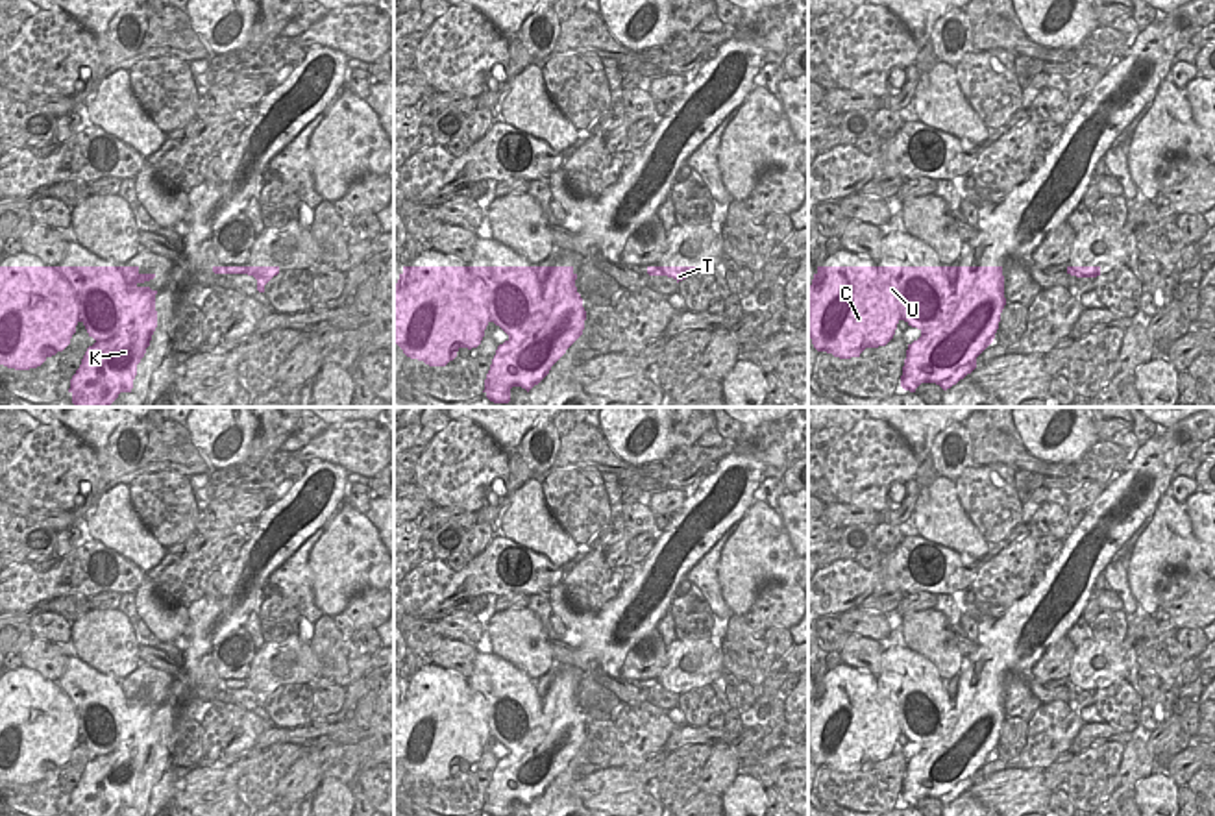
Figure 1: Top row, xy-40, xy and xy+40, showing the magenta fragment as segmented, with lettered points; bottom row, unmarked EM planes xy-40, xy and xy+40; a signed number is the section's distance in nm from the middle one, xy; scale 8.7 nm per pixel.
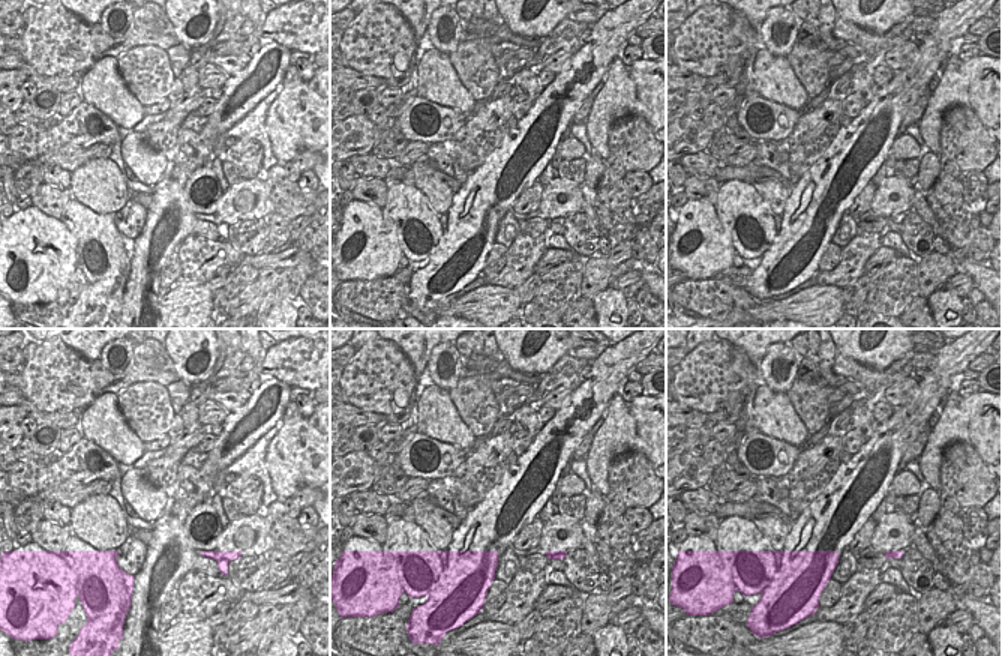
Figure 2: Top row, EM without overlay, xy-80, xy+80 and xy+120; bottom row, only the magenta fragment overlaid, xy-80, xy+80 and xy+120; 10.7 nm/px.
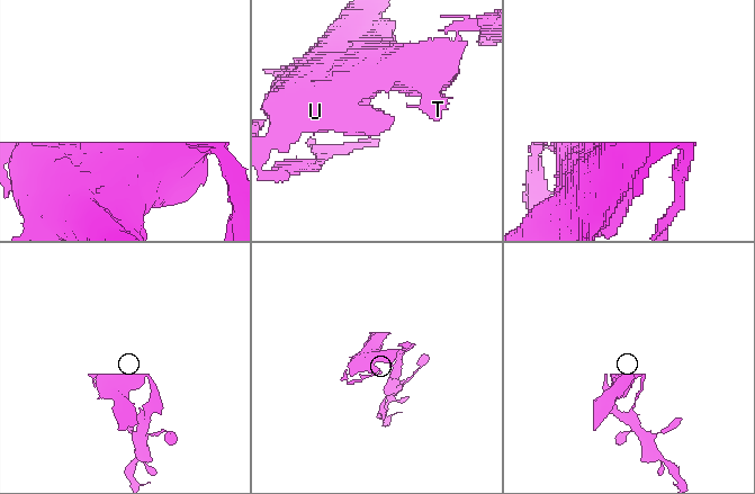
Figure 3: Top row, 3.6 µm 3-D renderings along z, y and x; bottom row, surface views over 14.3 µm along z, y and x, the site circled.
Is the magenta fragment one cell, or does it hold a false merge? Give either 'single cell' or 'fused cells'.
fused cells

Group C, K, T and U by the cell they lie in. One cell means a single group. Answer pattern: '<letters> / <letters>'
C T U / K

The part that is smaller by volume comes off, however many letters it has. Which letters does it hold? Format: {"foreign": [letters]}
{"foreign": ["K"]}

